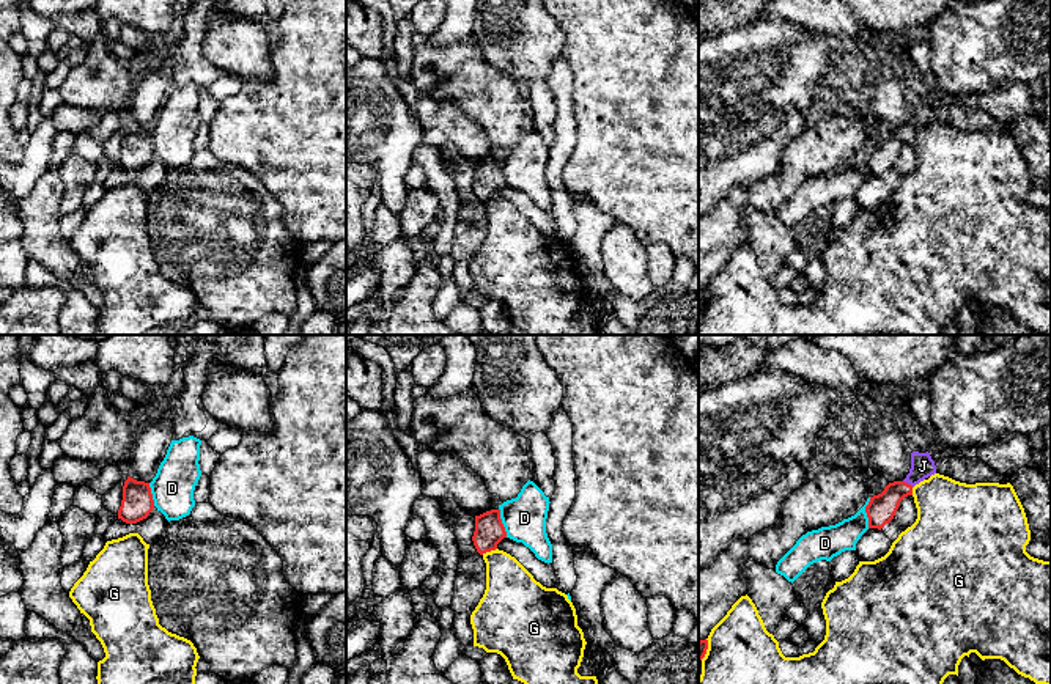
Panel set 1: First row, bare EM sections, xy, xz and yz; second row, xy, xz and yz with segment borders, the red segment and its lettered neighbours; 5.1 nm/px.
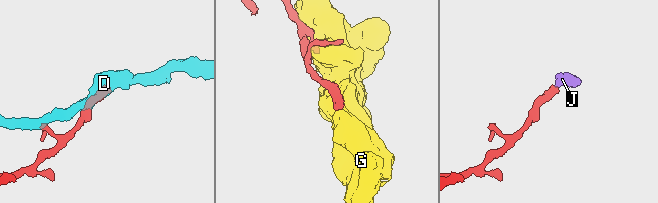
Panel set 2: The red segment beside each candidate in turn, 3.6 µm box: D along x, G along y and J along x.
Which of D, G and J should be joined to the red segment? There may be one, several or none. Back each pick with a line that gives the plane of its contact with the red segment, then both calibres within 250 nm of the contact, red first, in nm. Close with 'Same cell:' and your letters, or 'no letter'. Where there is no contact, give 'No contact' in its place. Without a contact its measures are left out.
J: Touches red in yz. Thickness 150 nm (red) against 120 nm
Same cell: J

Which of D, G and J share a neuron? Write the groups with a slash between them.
D / G / J

